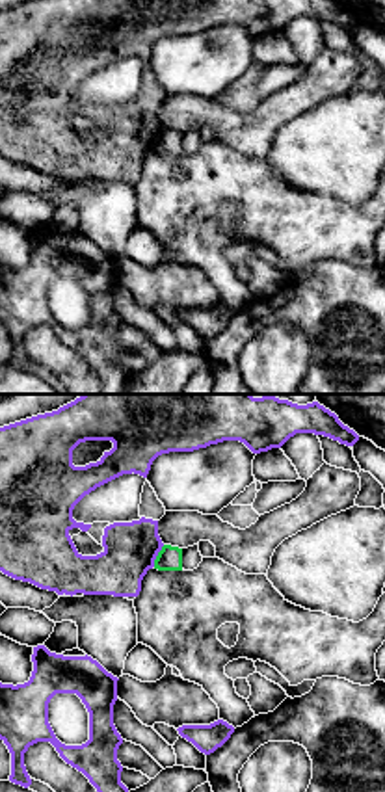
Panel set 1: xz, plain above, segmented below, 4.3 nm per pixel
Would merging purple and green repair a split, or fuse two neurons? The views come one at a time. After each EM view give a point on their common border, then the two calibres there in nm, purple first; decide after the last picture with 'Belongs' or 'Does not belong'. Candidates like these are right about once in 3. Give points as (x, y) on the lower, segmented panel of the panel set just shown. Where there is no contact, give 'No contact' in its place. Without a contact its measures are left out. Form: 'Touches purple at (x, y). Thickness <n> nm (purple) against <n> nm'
Touches purple at (157, 554). Thickness 220 nm (purple) against 110 nm

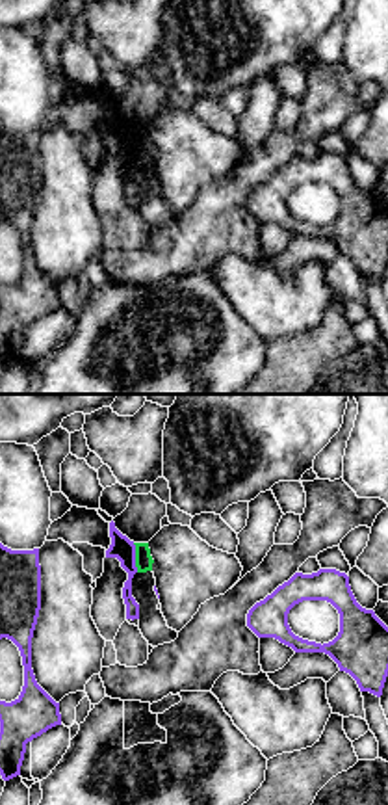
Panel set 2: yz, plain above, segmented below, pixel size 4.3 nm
Touches purple at (134, 558). Thickness 100 nm (purple) against 80 nm

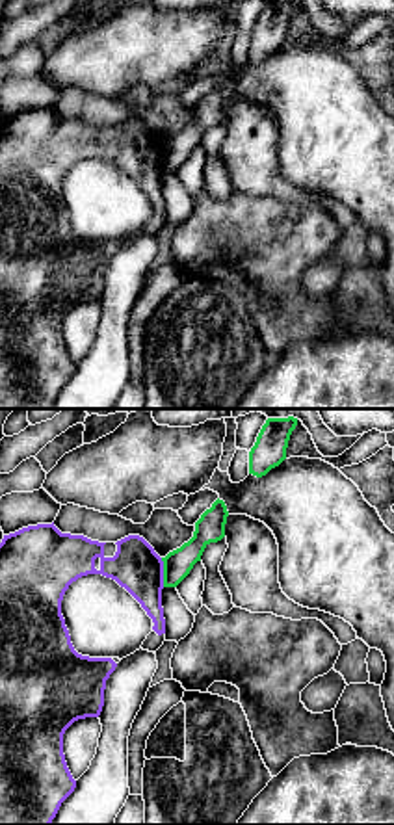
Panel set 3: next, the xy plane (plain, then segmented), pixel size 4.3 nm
Touches purple at (162, 573). Thickness 200 nm (purple) against 120 nm

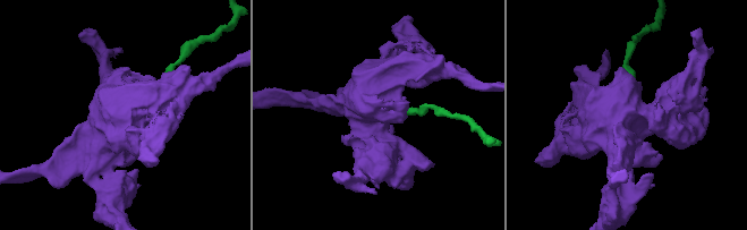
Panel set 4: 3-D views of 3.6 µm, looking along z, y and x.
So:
Does not belong

